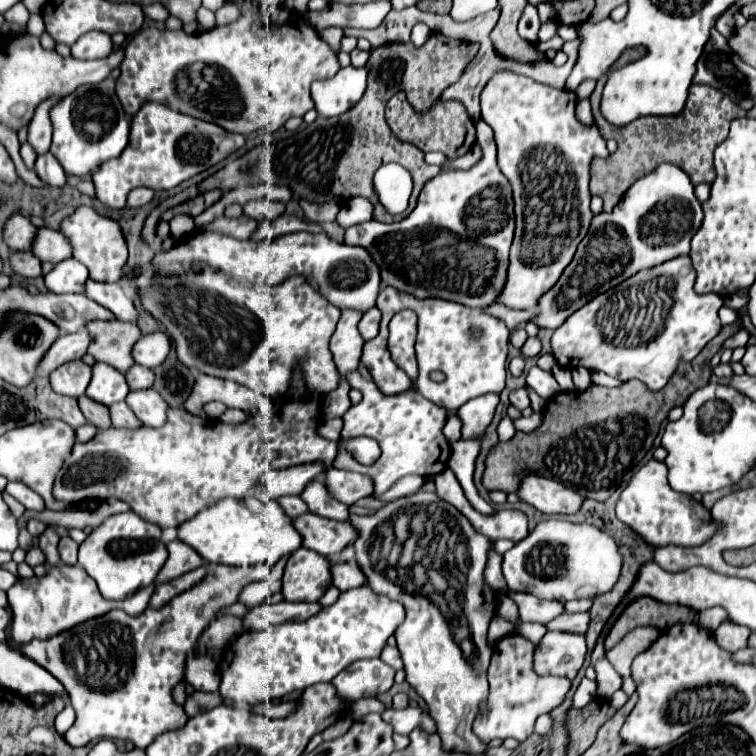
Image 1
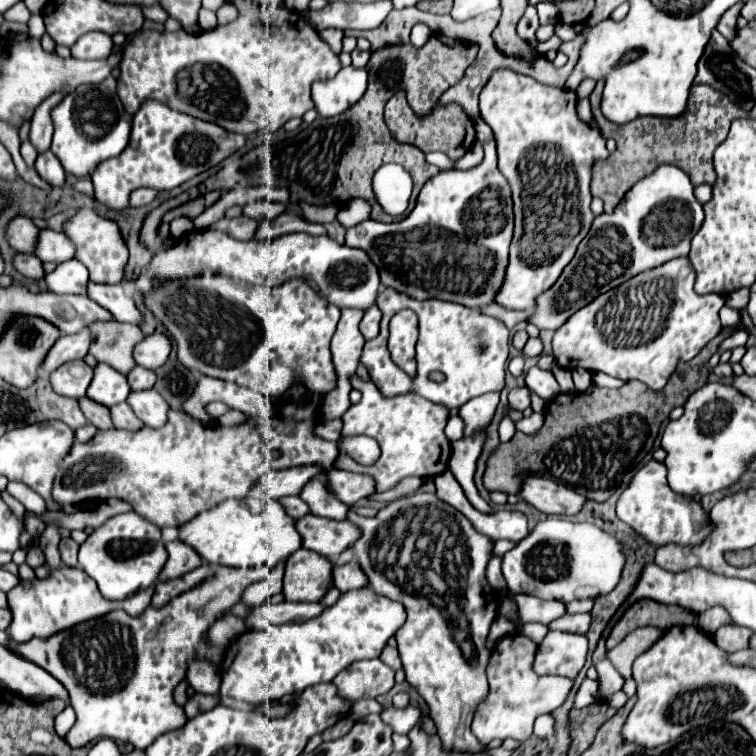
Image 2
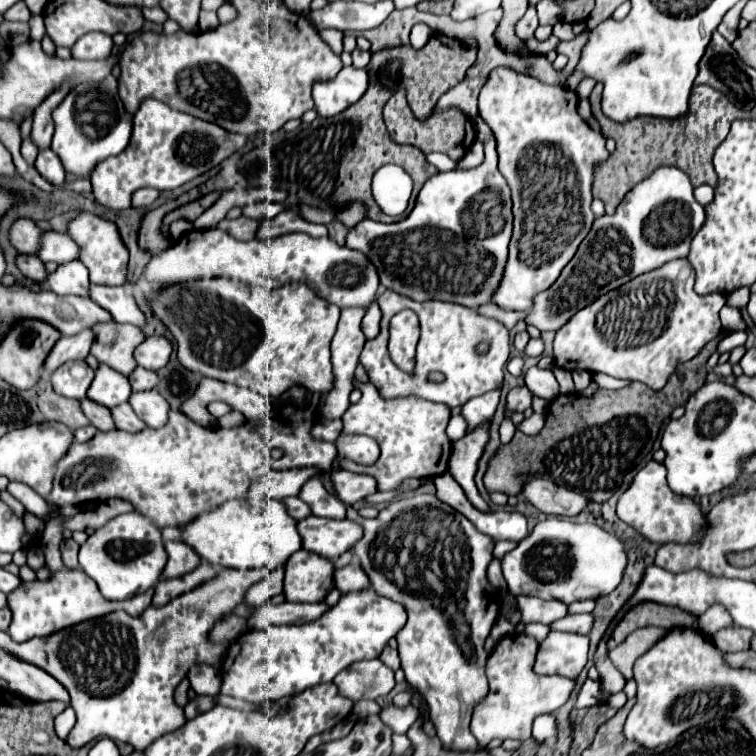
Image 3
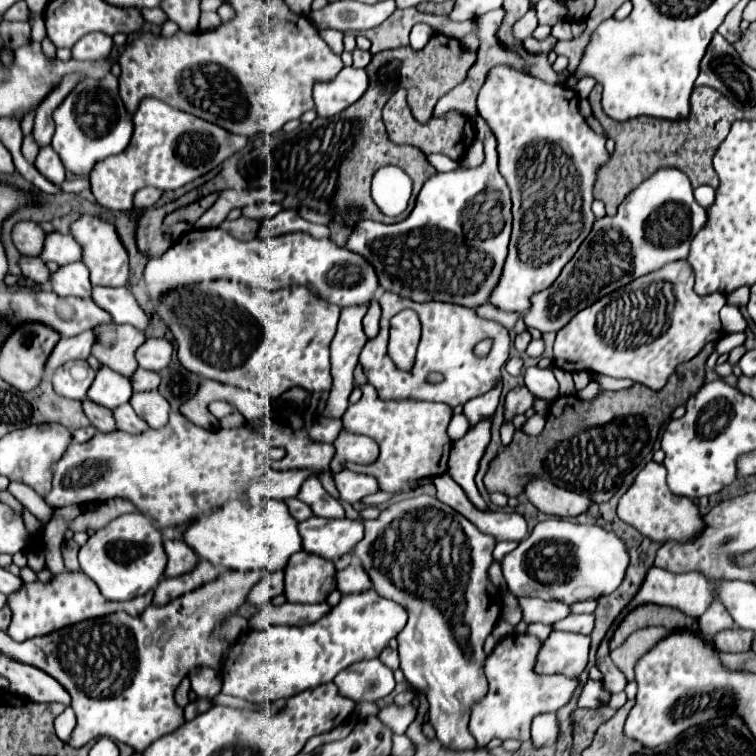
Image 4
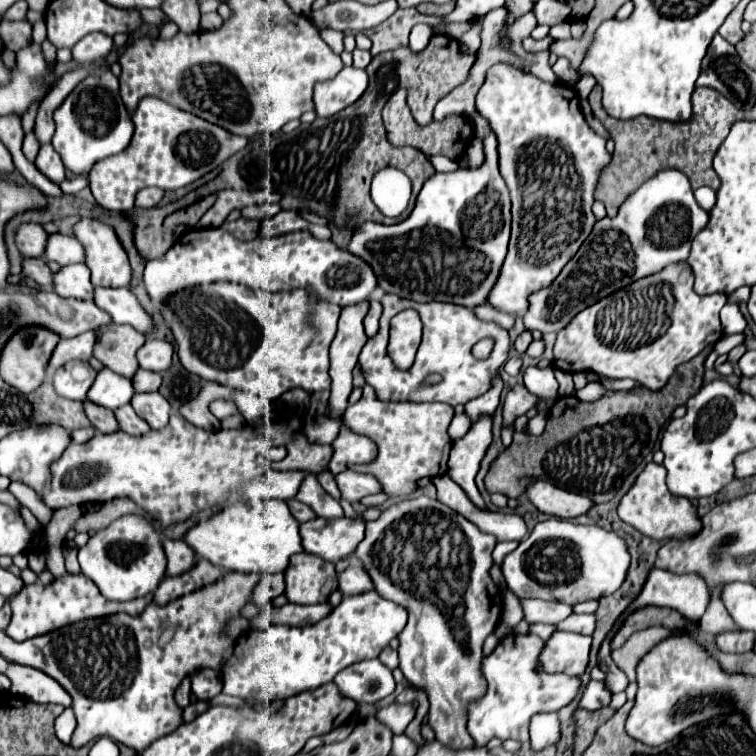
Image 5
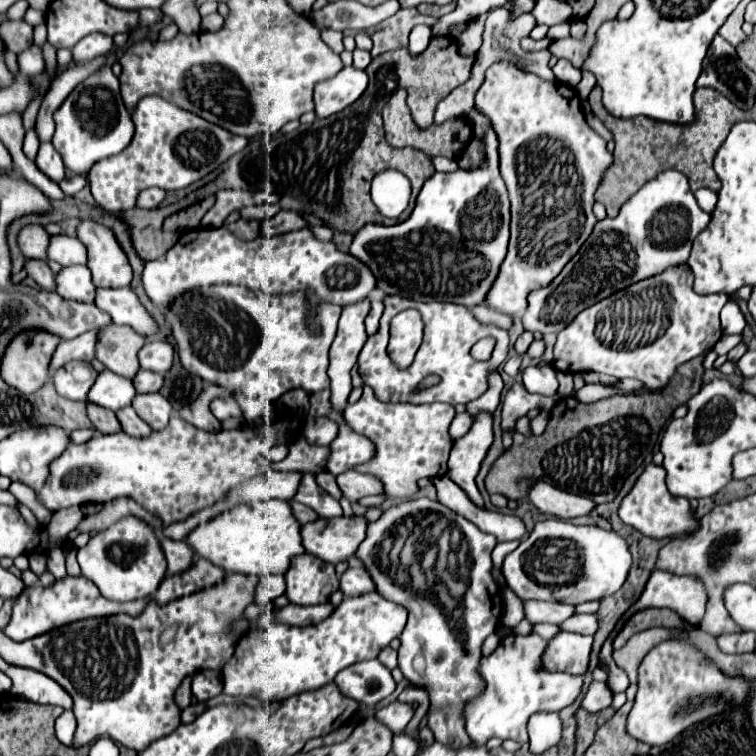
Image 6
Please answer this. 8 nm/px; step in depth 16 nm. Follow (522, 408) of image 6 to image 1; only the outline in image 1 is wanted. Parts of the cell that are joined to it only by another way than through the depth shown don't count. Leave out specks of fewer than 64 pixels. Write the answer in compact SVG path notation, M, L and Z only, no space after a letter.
M518 388L518 390L512 390L510 392L510 404L514 404L518 410L524 410L530 406L530 398L528 398L528 392L524 388Z

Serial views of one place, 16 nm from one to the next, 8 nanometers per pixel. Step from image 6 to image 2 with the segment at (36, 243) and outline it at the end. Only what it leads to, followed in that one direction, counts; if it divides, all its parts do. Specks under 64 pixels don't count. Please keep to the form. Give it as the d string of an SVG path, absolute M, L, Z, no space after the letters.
M16 216L10 220L6 228L6 240L10 248L14 248L16 252L34 252L38 240L38 228L32 224L30 218Z

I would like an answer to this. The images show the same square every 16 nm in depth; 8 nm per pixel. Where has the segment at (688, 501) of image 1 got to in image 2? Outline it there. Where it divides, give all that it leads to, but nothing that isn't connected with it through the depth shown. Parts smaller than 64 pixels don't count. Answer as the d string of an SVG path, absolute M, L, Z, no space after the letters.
M650 460L636 472L616 504L616 516L654 546L674 542L680 546L700 544L700 540L704 540L704 536L708 536L708 532L712 530L712 524L708 524L708 512L702 508L702 504L694 498L672 492L666 482L666 466L664 462L656 460Z

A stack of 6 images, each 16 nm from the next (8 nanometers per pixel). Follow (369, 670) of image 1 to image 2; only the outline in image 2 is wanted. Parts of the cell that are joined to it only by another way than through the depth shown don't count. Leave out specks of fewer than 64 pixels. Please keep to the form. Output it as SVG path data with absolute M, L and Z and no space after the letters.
M380 658L358 660L340 672L332 684L338 688L342 698L352 702L360 698L378 698L394 686L394 670Z

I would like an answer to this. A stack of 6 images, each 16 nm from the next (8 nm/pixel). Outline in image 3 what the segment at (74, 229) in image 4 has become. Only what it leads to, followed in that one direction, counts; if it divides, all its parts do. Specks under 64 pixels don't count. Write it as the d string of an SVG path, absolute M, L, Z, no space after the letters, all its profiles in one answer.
M80 210L78 216L68 222L68 236L78 244L78 260L90 270L90 280L94 284L124 284L126 282L126 264L128 264L128 250L120 238L118 226L108 222L90 210Z

